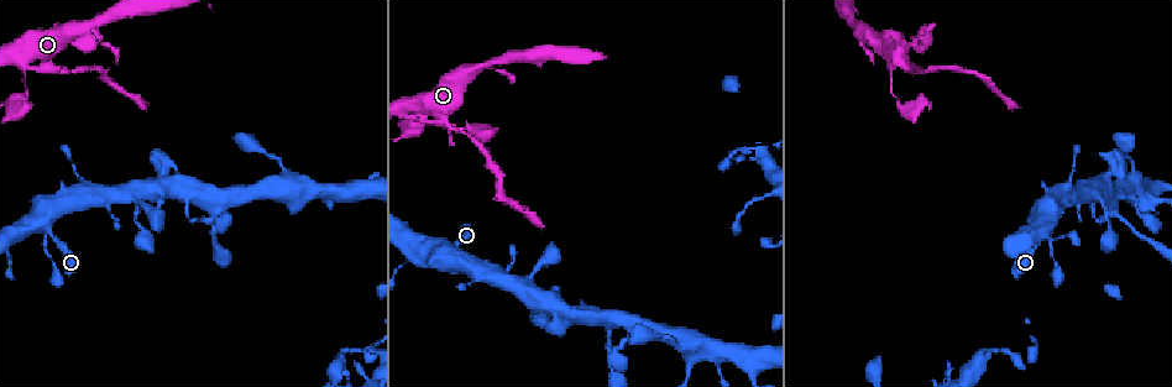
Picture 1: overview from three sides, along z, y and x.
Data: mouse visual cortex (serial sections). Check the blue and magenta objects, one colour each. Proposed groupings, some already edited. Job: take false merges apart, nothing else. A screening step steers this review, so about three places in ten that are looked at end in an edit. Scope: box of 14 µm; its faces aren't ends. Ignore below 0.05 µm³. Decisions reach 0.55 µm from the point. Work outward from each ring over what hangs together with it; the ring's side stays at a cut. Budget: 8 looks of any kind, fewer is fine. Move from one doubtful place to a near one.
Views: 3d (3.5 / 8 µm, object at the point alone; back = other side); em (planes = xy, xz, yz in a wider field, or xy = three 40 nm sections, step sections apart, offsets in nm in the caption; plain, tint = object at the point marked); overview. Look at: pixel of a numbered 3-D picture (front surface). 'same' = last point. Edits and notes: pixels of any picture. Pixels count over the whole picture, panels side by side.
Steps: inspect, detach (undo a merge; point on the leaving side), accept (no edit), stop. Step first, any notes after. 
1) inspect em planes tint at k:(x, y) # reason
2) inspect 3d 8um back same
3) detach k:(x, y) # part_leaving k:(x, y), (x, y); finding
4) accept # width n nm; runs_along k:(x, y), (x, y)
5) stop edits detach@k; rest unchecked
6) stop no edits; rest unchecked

inspect 3d 8um at 1:(463, 129) # thick turns thin

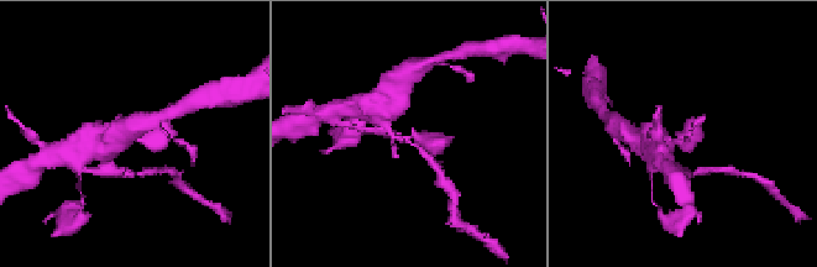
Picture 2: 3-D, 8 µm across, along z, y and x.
inspect 3d 3.5um back at 2:(681, 133) # closer look

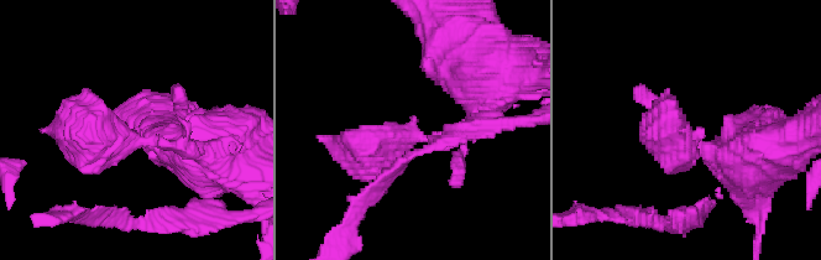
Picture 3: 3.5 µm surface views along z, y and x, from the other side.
inspect em xy step 2 tint at 3:(142, 142) # arm_widths 200, 600 nm

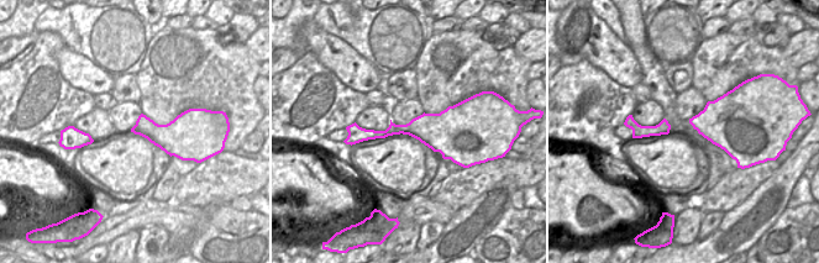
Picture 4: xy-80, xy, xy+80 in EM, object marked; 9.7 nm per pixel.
accept # width 340 nm; runs_along 4:(462, 122), (356, 137); all the same cell

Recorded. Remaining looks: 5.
inspect 3d 8um at 1:(406, 116) # abrupt turn

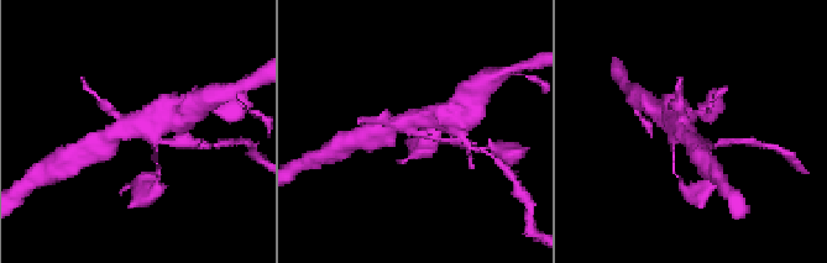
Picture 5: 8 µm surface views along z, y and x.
inspect em xy step 2 tint at 5:(695, 131) # arm_widths 100, 450 nm; need the tissue

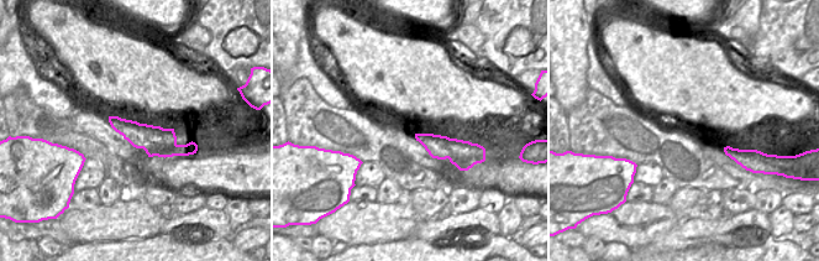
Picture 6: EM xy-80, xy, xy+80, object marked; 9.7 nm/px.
detach 5:(103, 103) # part_leaving 5:(403, 127), (436, 140), (451, 140); a second cell is stuck on

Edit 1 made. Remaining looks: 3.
stop edits detach@5; rest unchecked

